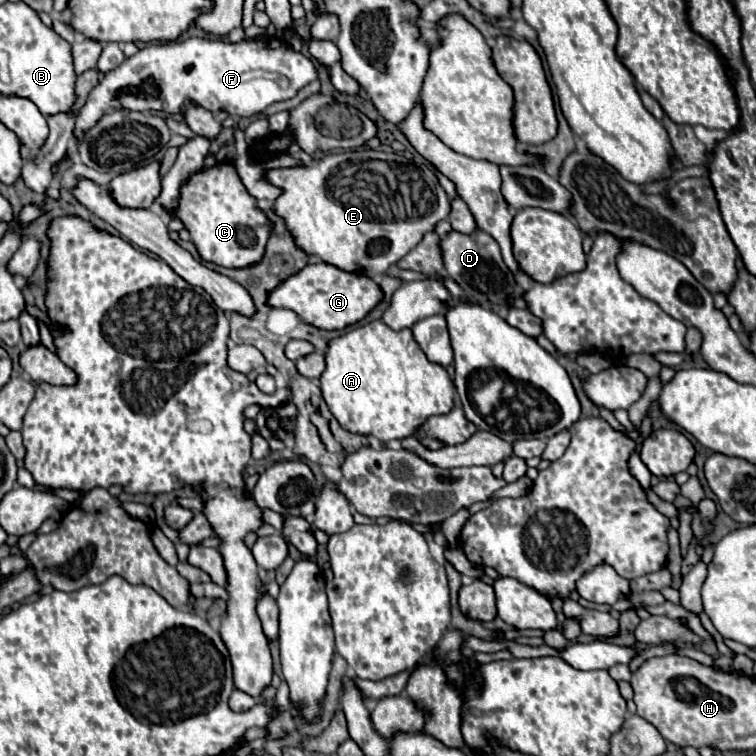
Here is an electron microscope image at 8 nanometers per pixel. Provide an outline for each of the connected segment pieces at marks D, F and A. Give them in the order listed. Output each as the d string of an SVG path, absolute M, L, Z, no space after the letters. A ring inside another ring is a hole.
M476 229L470 235L452 231L446 237L442 237L442 251L448 277L452 277L468 297L476 299L478 303L498 303L504 309L512 307L518 283L514 279L514 273L502 261L498 243L488 233L480 229Z
M276 37L246 39L242 43L228 43L226 39L186 39L172 43L156 43L140 49L134 57L128 57L120 67L108 71L98 87L90 93L86 105L76 119L74 139L78 143L80 135L96 123L106 113L118 109L150 111L154 103L160 101L160 111L180 113L180 107L192 99L216 113L226 109L230 117L252 117L264 111L276 101L294 97L304 85L316 79L314 63L302 53L288 47ZM152 81L156 85L154 95L140 91L142 83Z
M372 321L330 341L320 389L328 409L346 431L372 435L380 443L416 435L428 417L450 413L456 395L446 369L426 359L412 331L392 331L382 321Z

